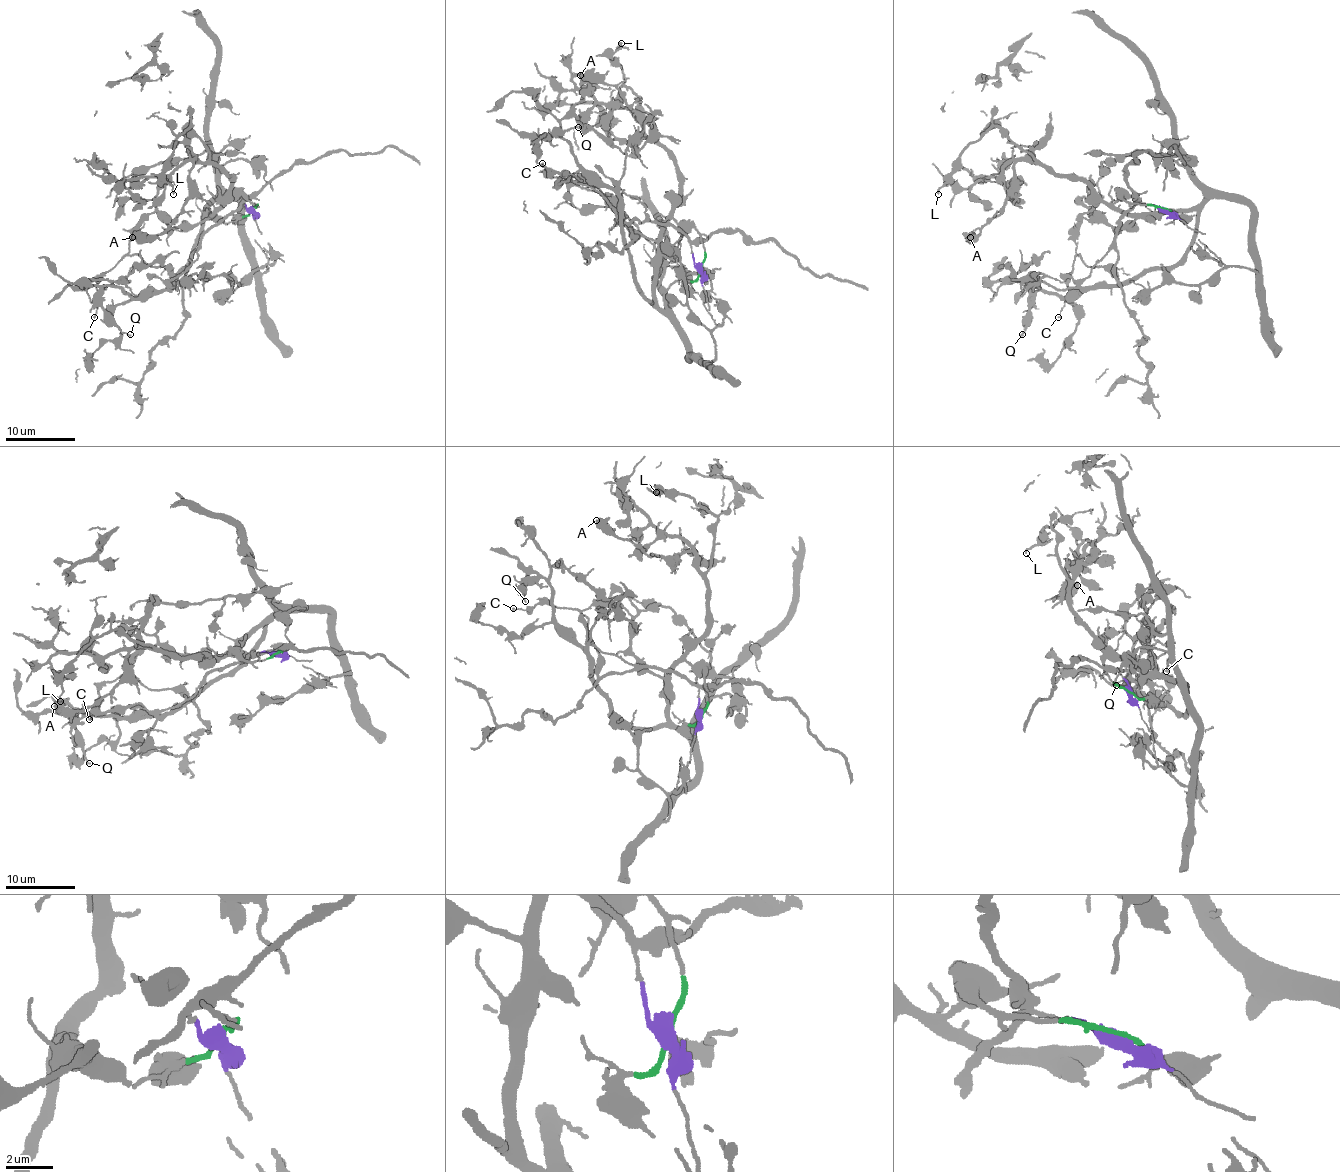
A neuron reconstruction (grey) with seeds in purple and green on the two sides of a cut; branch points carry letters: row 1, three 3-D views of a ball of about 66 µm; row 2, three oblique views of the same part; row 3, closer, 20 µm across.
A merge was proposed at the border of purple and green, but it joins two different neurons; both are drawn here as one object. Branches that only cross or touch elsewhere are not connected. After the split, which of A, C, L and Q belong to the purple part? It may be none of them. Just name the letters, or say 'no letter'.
C

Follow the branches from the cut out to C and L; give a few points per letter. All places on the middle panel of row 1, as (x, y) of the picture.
C: (701, 270), (680, 231), (649, 221), (623, 221), (599, 193), (547, 174), (542, 162)
L: (701, 270), (701, 237), (672, 211), (675, 160), (613, 54), (621, 42)

